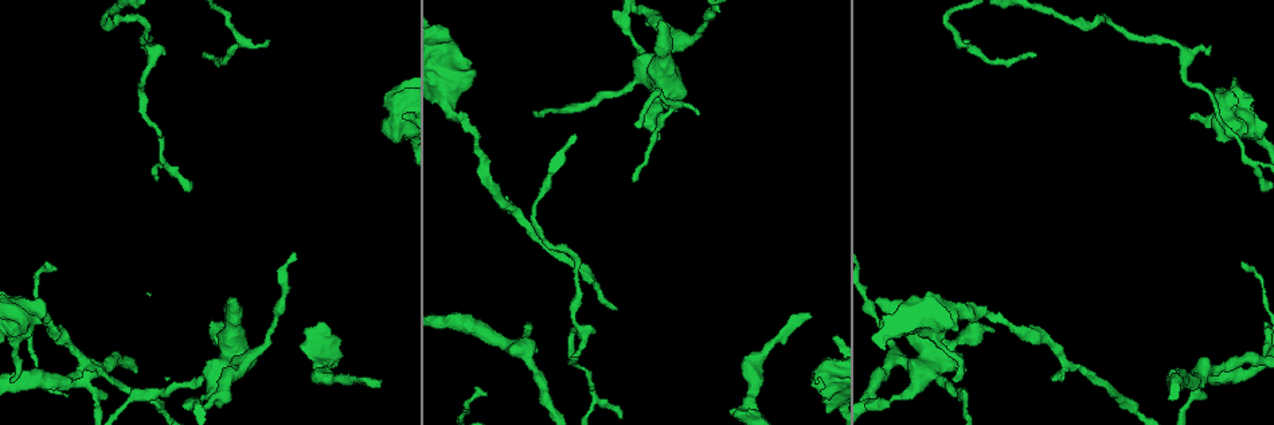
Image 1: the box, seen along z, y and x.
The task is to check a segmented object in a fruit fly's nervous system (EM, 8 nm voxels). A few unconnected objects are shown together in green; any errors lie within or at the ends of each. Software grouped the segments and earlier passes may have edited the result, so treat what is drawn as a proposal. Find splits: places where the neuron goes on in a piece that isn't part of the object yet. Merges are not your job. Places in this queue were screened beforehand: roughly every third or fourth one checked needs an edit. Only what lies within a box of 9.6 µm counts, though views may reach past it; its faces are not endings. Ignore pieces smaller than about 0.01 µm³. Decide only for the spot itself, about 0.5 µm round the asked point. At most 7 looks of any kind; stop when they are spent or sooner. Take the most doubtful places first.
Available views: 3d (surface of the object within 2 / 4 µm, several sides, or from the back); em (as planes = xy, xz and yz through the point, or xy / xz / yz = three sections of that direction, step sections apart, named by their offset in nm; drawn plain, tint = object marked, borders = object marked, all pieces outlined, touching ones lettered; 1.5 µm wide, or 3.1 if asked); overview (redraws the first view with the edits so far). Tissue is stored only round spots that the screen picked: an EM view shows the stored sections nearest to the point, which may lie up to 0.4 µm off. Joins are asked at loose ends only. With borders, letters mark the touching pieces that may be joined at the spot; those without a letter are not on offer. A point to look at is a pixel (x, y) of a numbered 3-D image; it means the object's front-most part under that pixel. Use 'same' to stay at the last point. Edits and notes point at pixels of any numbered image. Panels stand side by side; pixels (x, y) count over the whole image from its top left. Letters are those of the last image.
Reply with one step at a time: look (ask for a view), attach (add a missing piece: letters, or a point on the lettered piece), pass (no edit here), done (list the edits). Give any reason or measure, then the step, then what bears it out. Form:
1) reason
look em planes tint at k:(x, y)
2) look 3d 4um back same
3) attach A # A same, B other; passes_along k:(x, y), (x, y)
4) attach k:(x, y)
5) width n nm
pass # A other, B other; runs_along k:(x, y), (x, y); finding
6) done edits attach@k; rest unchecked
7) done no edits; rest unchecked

branch stops here
look 3d 4um at 1:(387, 97)

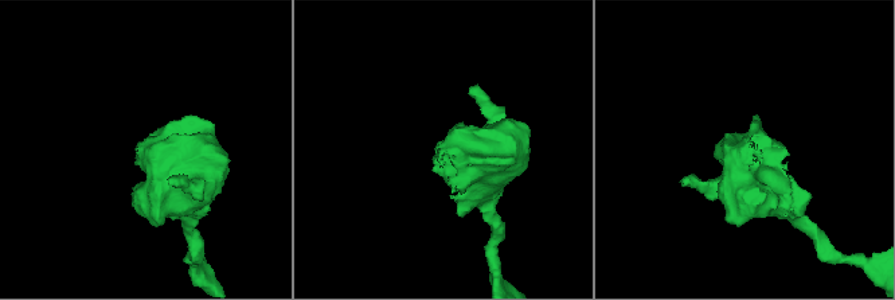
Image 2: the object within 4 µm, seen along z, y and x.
now the EM
look em planes borders at 2:(136, 151)

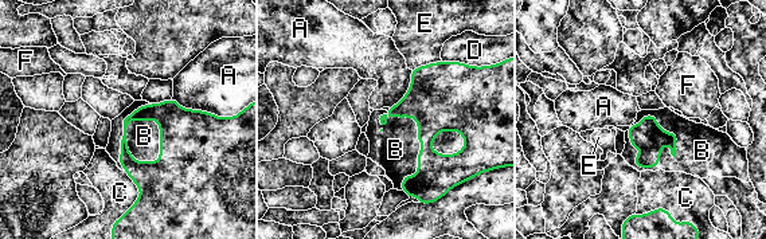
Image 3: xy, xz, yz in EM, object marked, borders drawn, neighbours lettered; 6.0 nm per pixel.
attach B # A other, B same, C other, D other, E other, F other; it goes on there

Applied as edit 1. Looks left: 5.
look overview

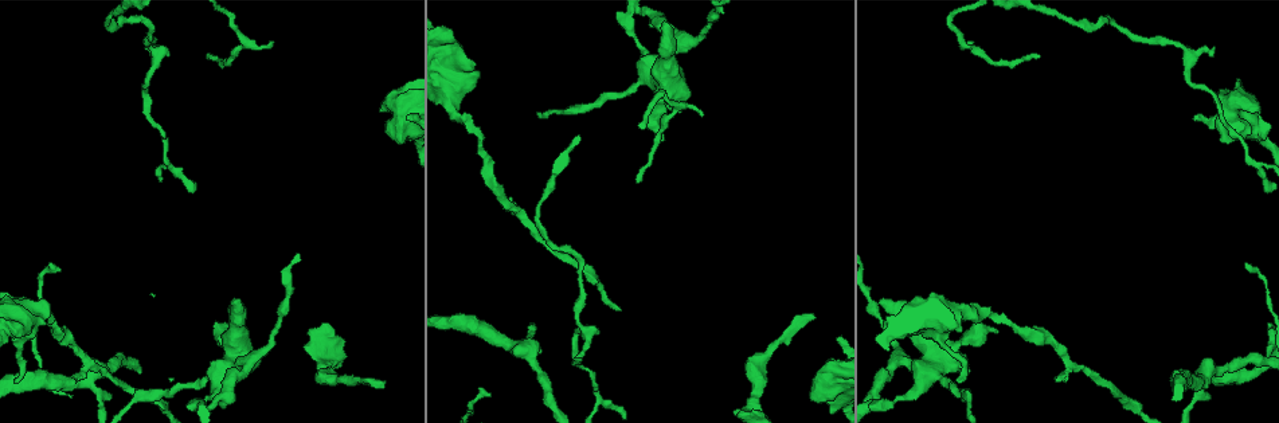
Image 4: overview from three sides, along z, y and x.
free end
look em xy step 4 tint at 4:(703, 116)

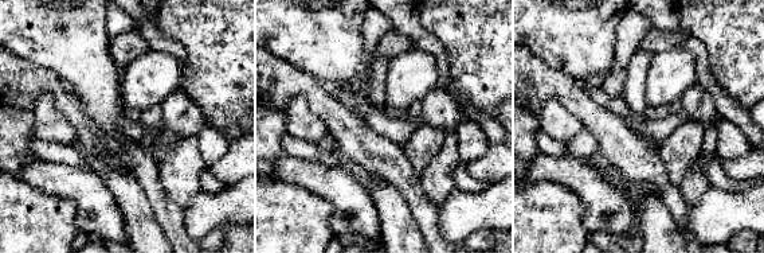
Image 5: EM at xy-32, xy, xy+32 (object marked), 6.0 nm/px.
look em planes borders same

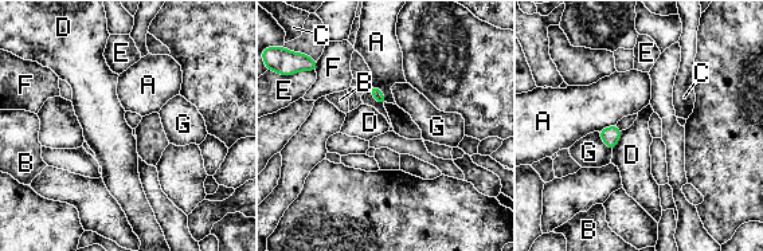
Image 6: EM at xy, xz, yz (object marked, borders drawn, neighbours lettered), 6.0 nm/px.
pass # A other, B other, C other, D other, E other, F other, G other; border 6:(372, 83), (380, 90), (387, 102); no lettered piece goes on from it

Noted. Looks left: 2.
an open end
look 3d 4um back at 4:(958, 381)

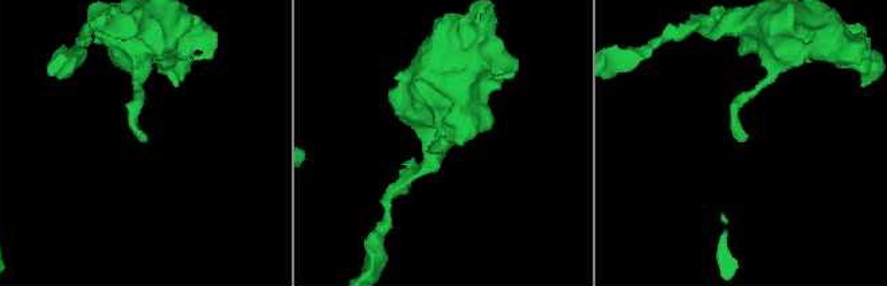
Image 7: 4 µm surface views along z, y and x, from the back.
look em planes borders at 7:(741, 139)

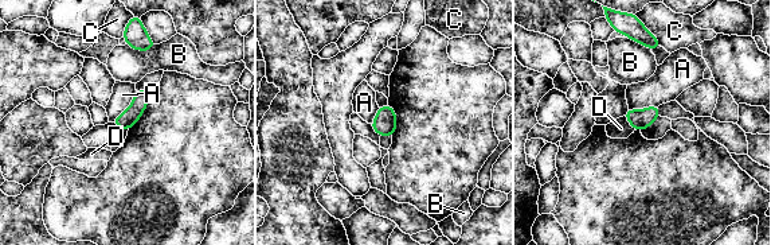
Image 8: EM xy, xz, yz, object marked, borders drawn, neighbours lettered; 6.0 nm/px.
pass # A other, B other, C other, D other; border 8:(136, 90), (132, 102), (112, 121); no lettered piece goes on from it

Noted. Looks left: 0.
done edits attach@3; rest unchecked

